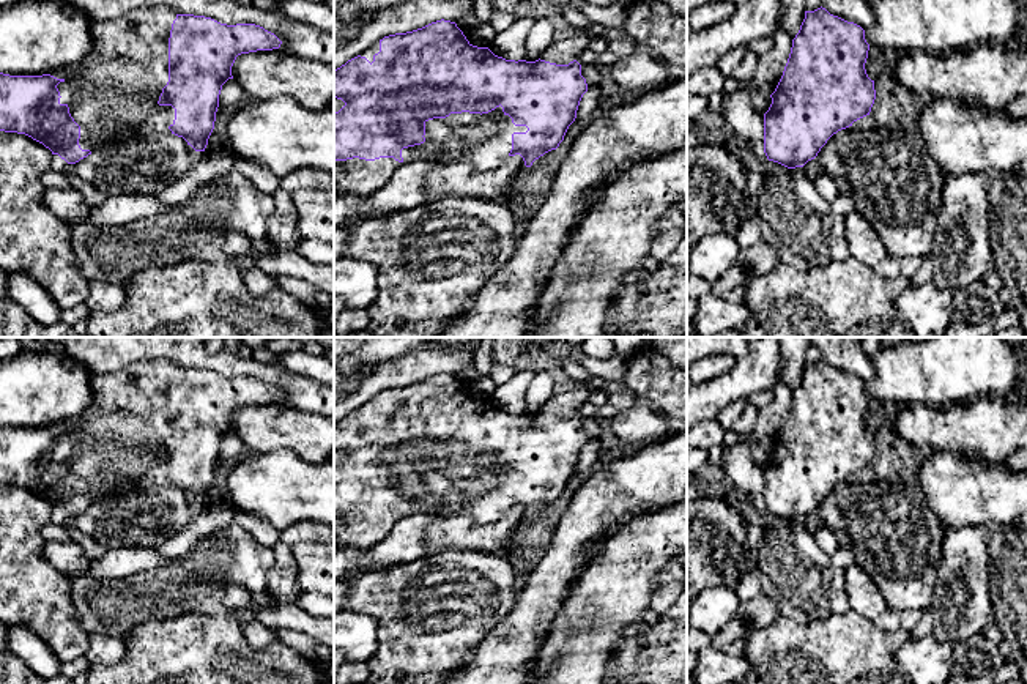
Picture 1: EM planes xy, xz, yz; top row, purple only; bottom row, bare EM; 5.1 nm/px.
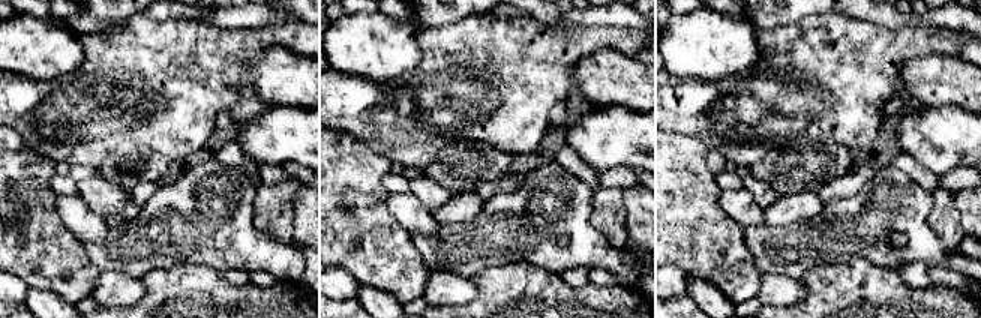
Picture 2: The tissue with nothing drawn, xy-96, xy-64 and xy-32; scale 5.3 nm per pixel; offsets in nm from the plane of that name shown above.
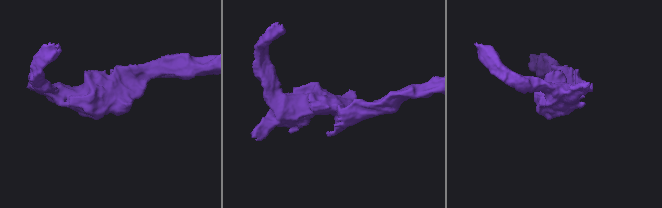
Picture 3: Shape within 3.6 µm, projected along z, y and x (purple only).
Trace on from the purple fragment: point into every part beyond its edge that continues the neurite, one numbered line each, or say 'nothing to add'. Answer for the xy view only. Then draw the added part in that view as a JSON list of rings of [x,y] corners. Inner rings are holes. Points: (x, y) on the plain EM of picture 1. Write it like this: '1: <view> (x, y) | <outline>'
1: xy (122, 432) | [[[146,359],[112,374],[95,377],[91,405],[79,416],[50,426],[50,429],[61,433],[57,438],[61,449],[60,457],[69,460],[71,470],[80,479],[79,498],[82,503],[91,504],[95,501],[91,479],[98,474],[135,478],[137,484],[145,487],[172,485],[169,479],[173,478],[175,462],[172,459],[159,459],[158,454],[169,435],[169,391],[175,372],[176,366],[172,361]]]

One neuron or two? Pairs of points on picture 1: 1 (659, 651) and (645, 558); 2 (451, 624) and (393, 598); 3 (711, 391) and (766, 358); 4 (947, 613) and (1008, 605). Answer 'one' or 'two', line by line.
1: two
2: one
3: one
4: two

